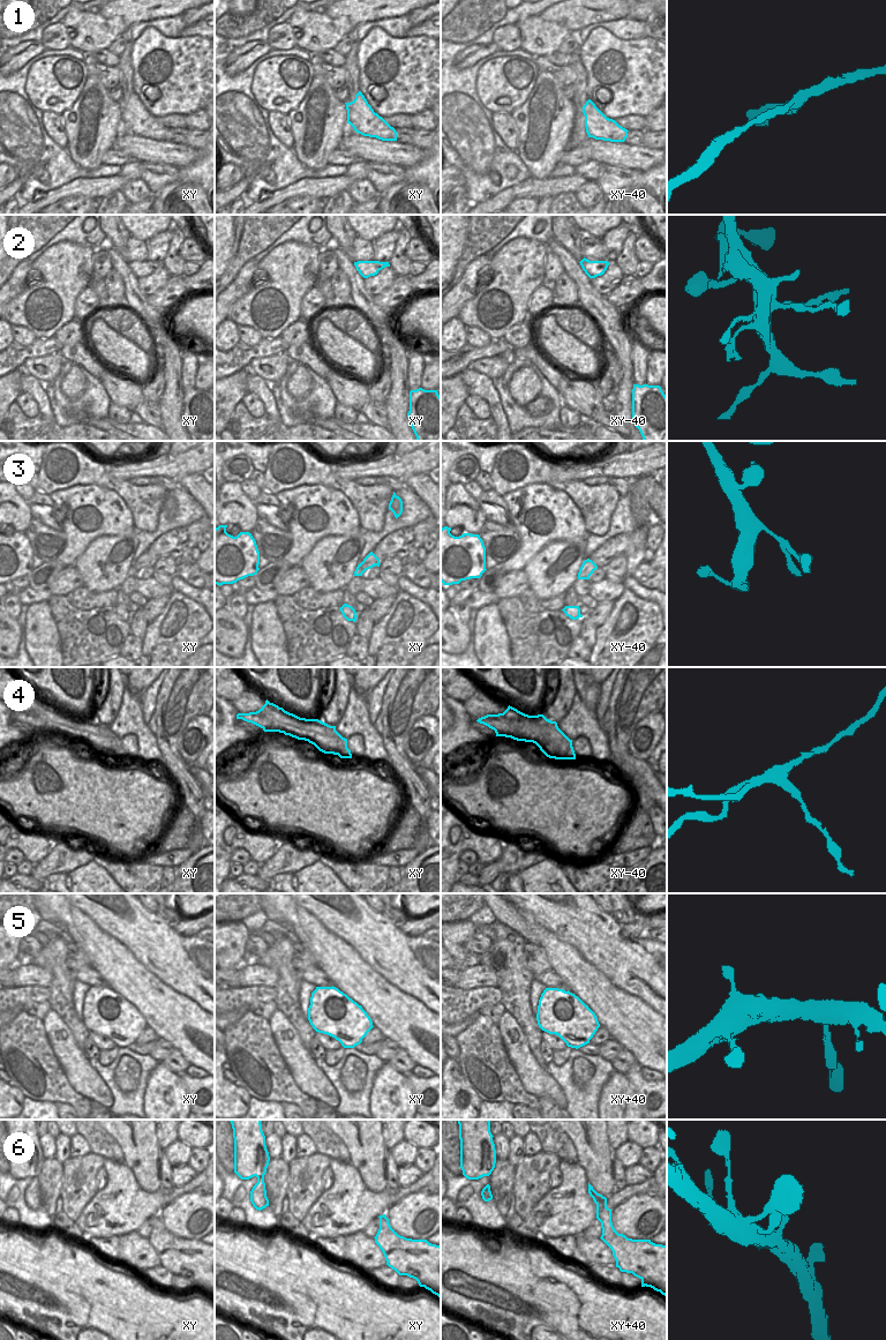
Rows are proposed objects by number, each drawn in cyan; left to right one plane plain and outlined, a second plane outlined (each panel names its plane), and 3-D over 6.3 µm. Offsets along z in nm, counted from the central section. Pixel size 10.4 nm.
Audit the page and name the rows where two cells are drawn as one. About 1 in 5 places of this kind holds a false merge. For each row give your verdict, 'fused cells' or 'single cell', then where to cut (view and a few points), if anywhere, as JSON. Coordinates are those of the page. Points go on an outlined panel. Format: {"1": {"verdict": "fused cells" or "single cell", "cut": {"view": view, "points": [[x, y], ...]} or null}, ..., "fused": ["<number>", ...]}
{"1": {"verdict": "single cell", "cut": null}, "2": {"verdict": "single cell", "cut": null}, "3": {"verdict": "single cell", "cut": null}, "4": {"verdict": "fused cells", "cut": {"view": "xy", "points": [[315, 719], [312, 725], [283, 723], [278, 731]]}}, "5": {"verdict": "single cell", "cut": null}, "6": {"verdict": "single cell", "cut": null}, "fused": ["4"]}

